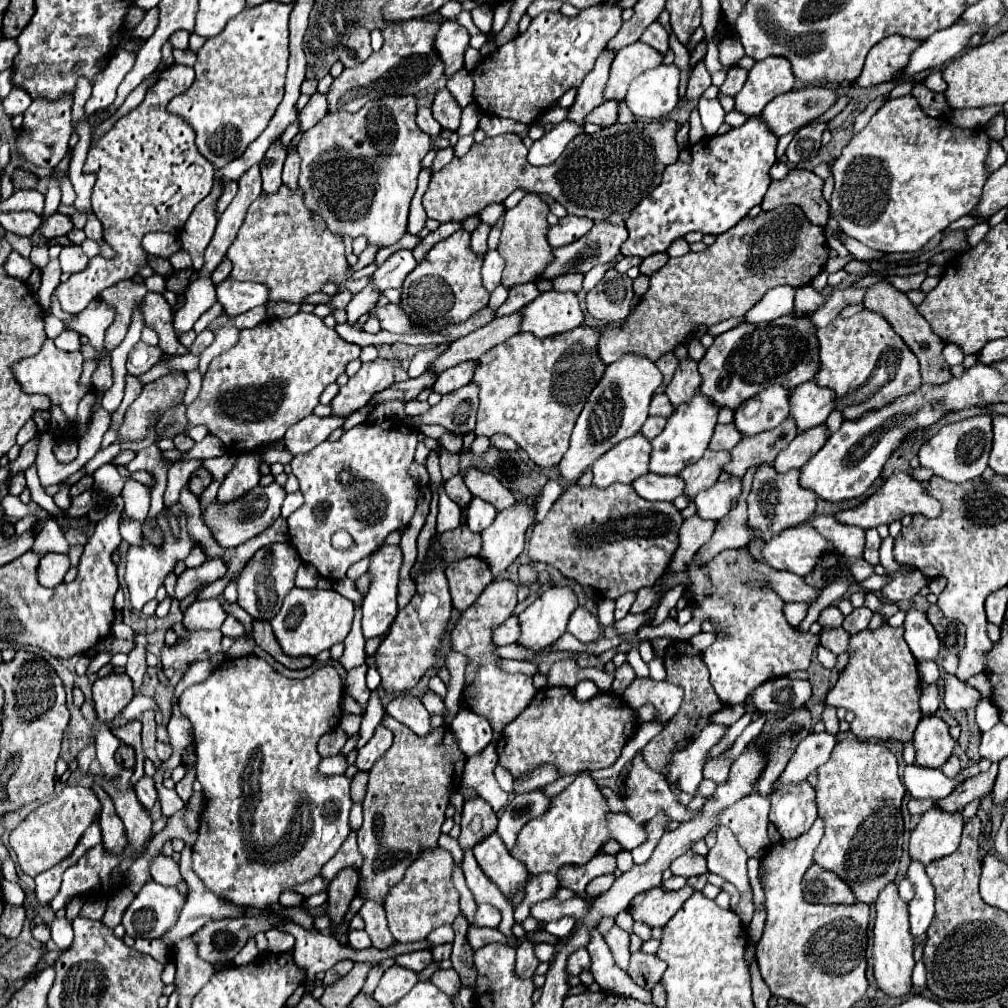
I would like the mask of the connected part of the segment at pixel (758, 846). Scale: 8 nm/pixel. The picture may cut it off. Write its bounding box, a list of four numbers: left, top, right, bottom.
[719,793,771,859]

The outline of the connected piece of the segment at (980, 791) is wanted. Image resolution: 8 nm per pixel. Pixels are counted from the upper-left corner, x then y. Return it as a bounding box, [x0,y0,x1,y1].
[939,763,997,811]

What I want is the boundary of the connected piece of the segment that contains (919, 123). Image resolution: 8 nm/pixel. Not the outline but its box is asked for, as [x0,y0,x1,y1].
[831,95,989,253]

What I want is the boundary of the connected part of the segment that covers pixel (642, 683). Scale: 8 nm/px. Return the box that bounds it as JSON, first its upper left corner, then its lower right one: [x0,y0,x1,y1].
[623,677,683,723]

